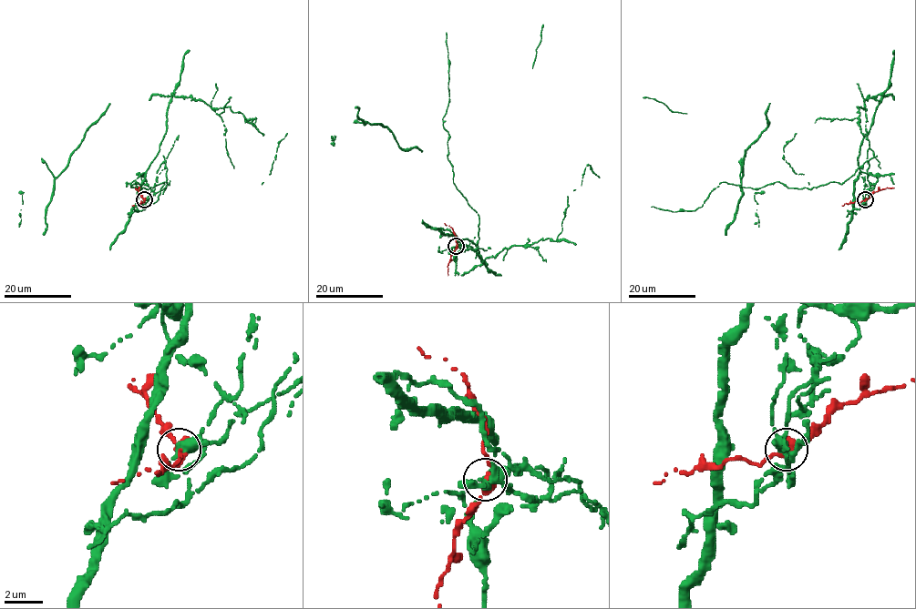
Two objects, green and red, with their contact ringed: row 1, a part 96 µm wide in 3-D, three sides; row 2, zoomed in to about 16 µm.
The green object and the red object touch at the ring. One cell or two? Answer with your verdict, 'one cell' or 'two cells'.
two cells

